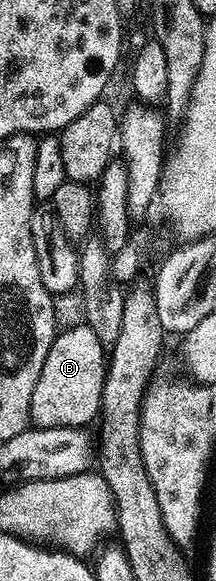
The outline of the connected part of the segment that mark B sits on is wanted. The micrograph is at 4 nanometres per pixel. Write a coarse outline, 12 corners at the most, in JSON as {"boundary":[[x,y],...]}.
{"boundary":[[58,331],[31,390],[36,427],[98,419],[106,345]]}

